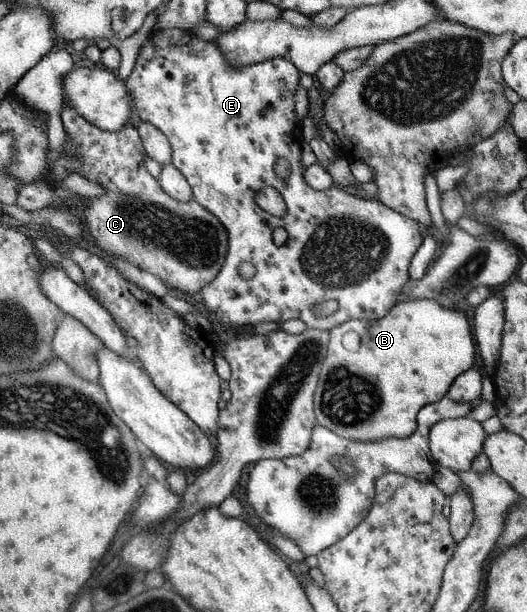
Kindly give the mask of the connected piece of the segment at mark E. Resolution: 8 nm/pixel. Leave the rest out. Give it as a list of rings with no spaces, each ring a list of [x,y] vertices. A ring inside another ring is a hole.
[[[173,28],[153,31],[151,35],[148,34],[144,44],[140,47],[130,75],[123,81],[129,93],[128,100],[131,103],[131,108],[136,120],[149,122],[164,134],[170,145],[170,163],[174,168],[177,168],[186,179],[189,189],[191,190],[192,199],[195,199],[197,203],[200,203],[200,206],[203,206],[208,212],[211,212],[220,221],[224,230],[227,231],[227,251],[224,262],[218,274],[216,274],[206,286],[201,288],[200,296],[202,297],[202,304],[204,304],[203,308],[205,308],[208,313],[212,312],[226,328],[243,333],[242,335],[254,334],[254,332],[251,332],[250,327],[254,327],[260,323],[278,324],[290,319],[301,320],[307,328],[329,331],[331,328],[345,323],[350,319],[374,321],[383,318],[388,313],[388,310],[398,301],[398,298],[400,298],[400,291],[409,280],[406,272],[408,262],[410,262],[414,250],[420,245],[425,234],[424,229],[414,222],[414,220],[405,218],[402,214],[390,210],[390,208],[381,204],[376,198],[363,194],[361,197],[357,198],[354,194],[351,195],[344,192],[344,190],[340,190],[336,184],[333,184],[325,191],[315,191],[304,182],[304,168],[301,163],[303,130],[301,120],[296,117],[293,111],[292,99],[295,91],[294,88],[298,86],[299,75],[300,73],[294,68],[291,62],[279,58],[262,61],[261,63],[241,67],[240,69],[234,69],[226,63],[225,57],[212,41],[202,41],[187,30]],[[280,157],[287,160],[288,164],[290,164],[290,174],[283,180],[276,178],[276,174],[274,174],[274,164],[276,164],[276,160]],[[263,186],[274,187],[280,192],[286,206],[286,213],[282,218],[273,217],[256,205],[254,192]],[[278,226],[281,226],[286,231],[287,240],[281,247],[277,248],[272,241],[272,231]],[[242,262],[250,262],[256,269],[256,273],[252,276],[252,279],[244,280],[244,278],[240,278],[238,275],[238,264],[242,264]],[[326,300],[336,300],[337,311],[330,315],[316,316],[312,308],[314,308],[316,304],[320,304],[320,302],[326,302]]]

